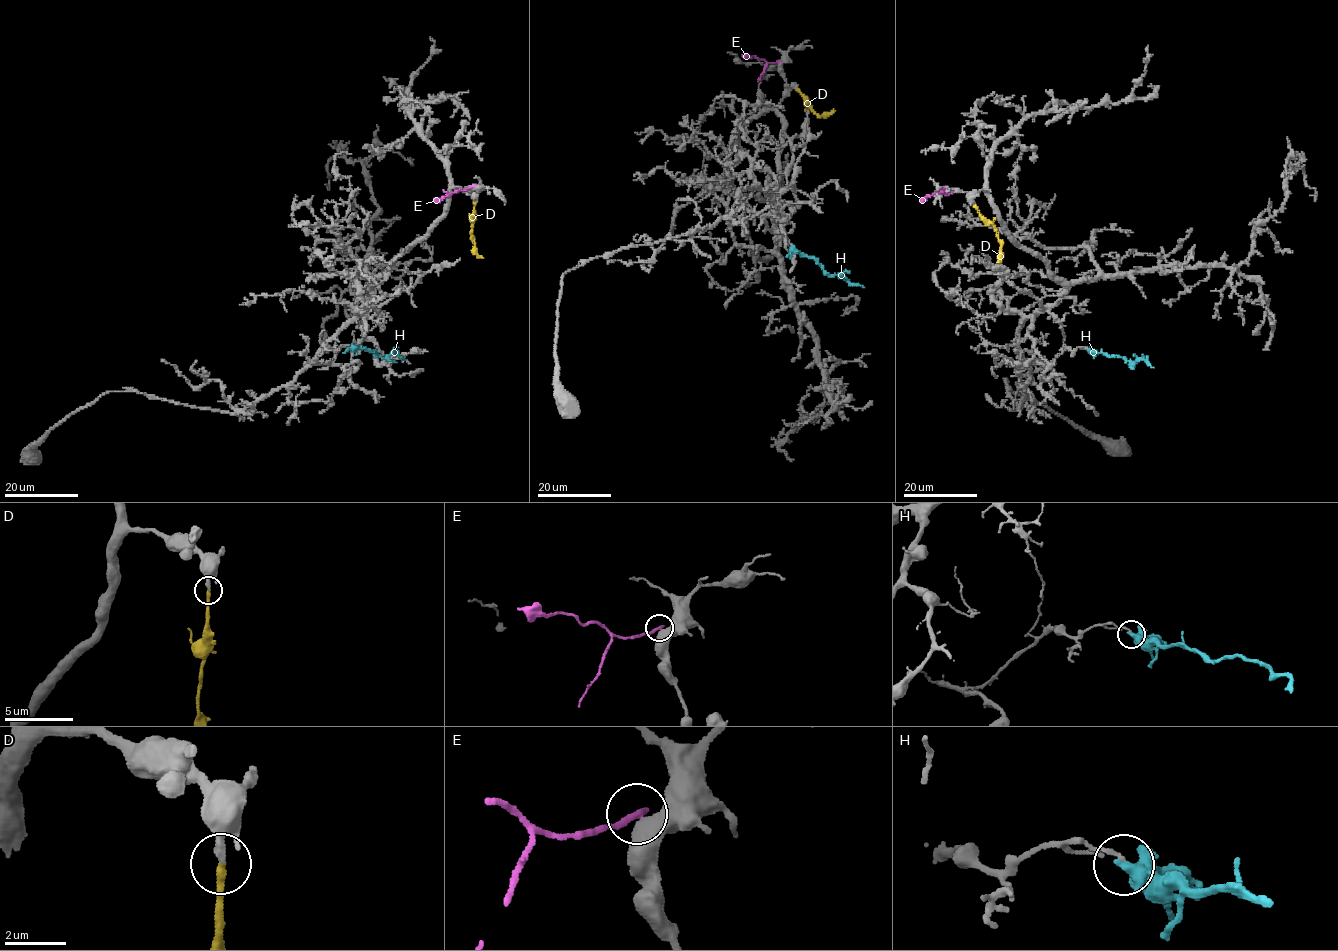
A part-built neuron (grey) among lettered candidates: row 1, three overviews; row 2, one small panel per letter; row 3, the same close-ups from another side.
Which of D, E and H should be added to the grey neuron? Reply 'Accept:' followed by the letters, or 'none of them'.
Accept: D

